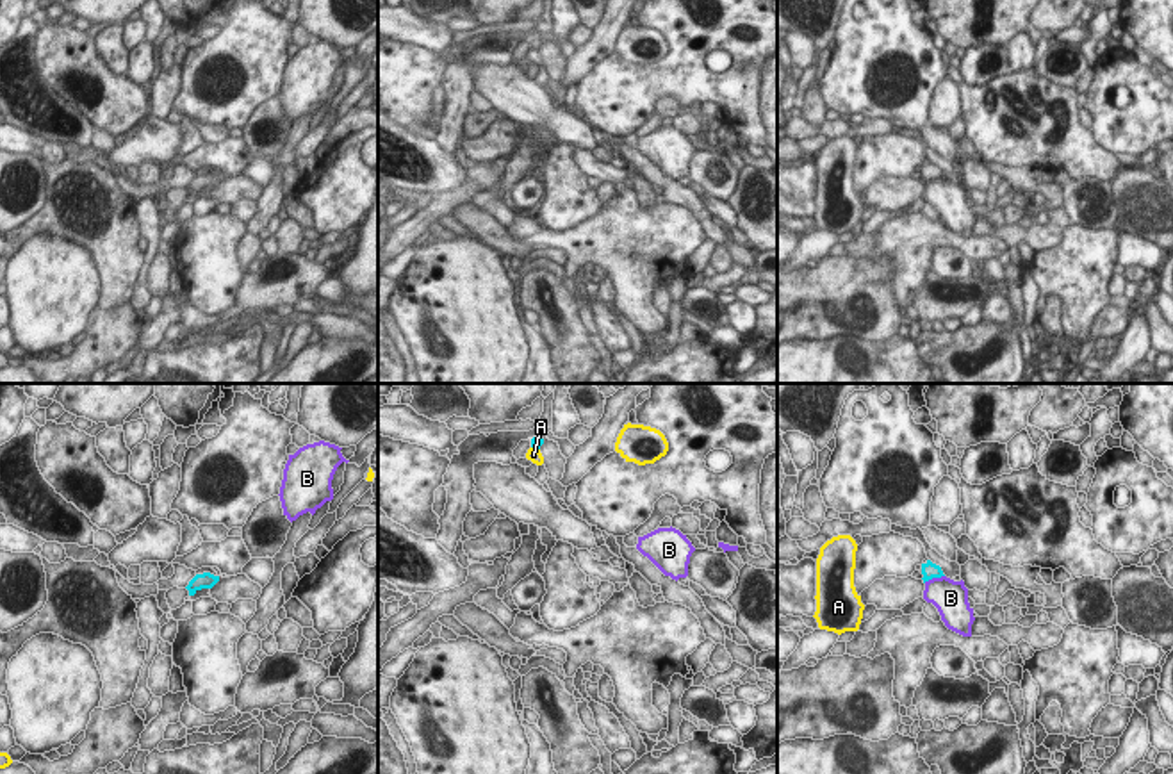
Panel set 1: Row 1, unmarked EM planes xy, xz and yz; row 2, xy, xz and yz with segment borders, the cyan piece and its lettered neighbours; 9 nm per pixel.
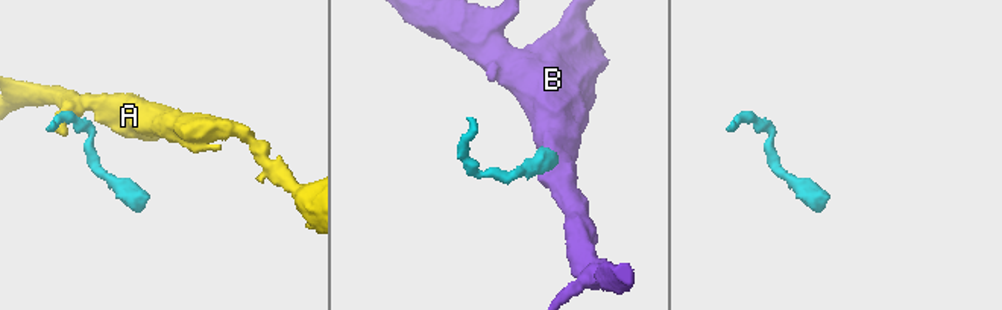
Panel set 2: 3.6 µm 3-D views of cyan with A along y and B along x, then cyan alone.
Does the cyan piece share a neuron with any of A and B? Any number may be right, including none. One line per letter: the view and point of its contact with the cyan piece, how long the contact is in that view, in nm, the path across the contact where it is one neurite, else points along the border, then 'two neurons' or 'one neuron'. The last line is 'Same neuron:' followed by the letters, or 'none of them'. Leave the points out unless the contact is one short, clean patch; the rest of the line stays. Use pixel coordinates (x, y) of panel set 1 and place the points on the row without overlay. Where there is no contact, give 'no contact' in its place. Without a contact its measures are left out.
A: meets cyan in xz at (535, 49); contact 90 nm long; border along xz (532, 47), (539, 50); two neurons
B: meets cyan in yz at (933, 177); contact 200 nm long; border along yz (943, 175), (924, 182); two neurons
Same neuron: none of them

